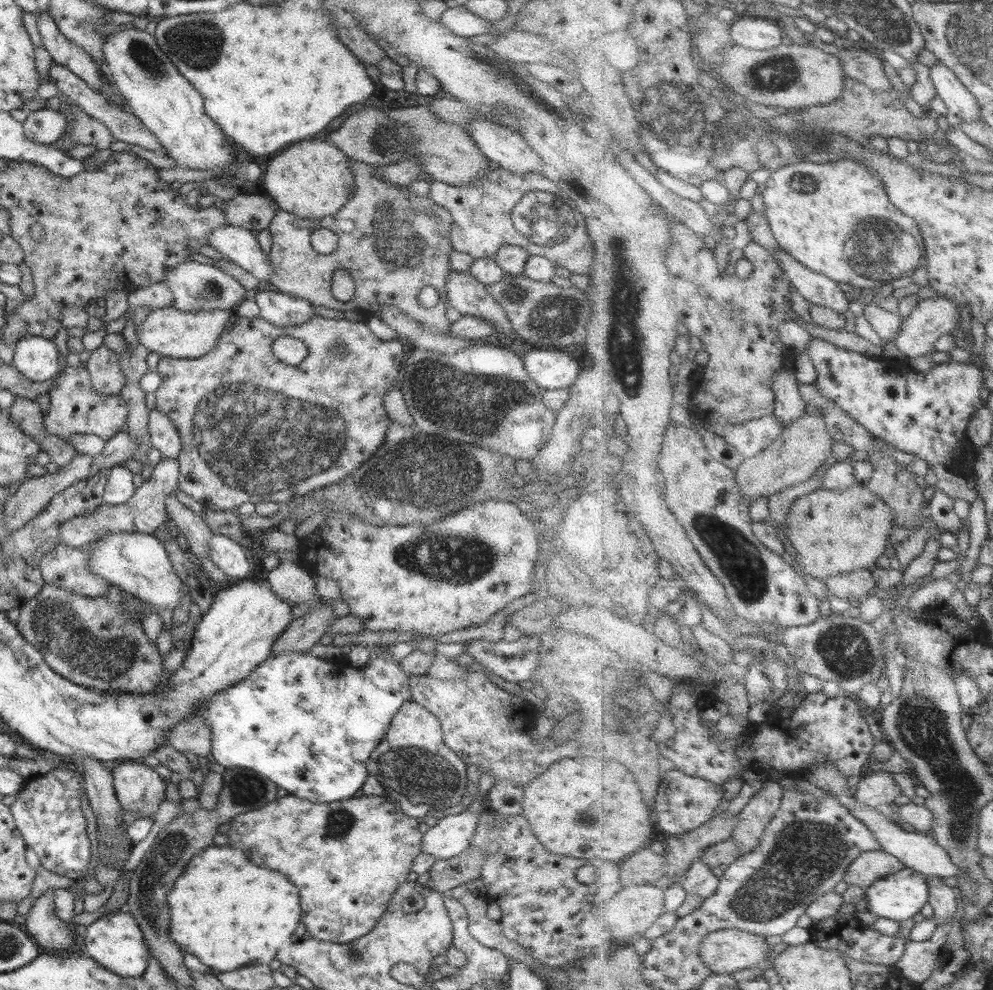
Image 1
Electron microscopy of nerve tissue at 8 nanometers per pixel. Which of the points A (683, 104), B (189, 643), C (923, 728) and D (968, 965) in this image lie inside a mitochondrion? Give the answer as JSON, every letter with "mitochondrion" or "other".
{"A":"mitochondrion","B":"other","C":"mitochondrion","D":"other"}

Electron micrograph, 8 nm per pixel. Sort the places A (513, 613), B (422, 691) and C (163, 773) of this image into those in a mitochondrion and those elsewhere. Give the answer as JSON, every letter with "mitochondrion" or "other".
{"A":"other","B":"other","C":"other"}

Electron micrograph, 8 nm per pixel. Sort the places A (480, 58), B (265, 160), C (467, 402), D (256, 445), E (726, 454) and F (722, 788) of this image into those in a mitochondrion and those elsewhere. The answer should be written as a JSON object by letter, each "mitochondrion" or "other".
{"A":"mitochondrion","B":"other","C":"mitochondrion","D":"mitochondrion","E":"other","F":"other"}

